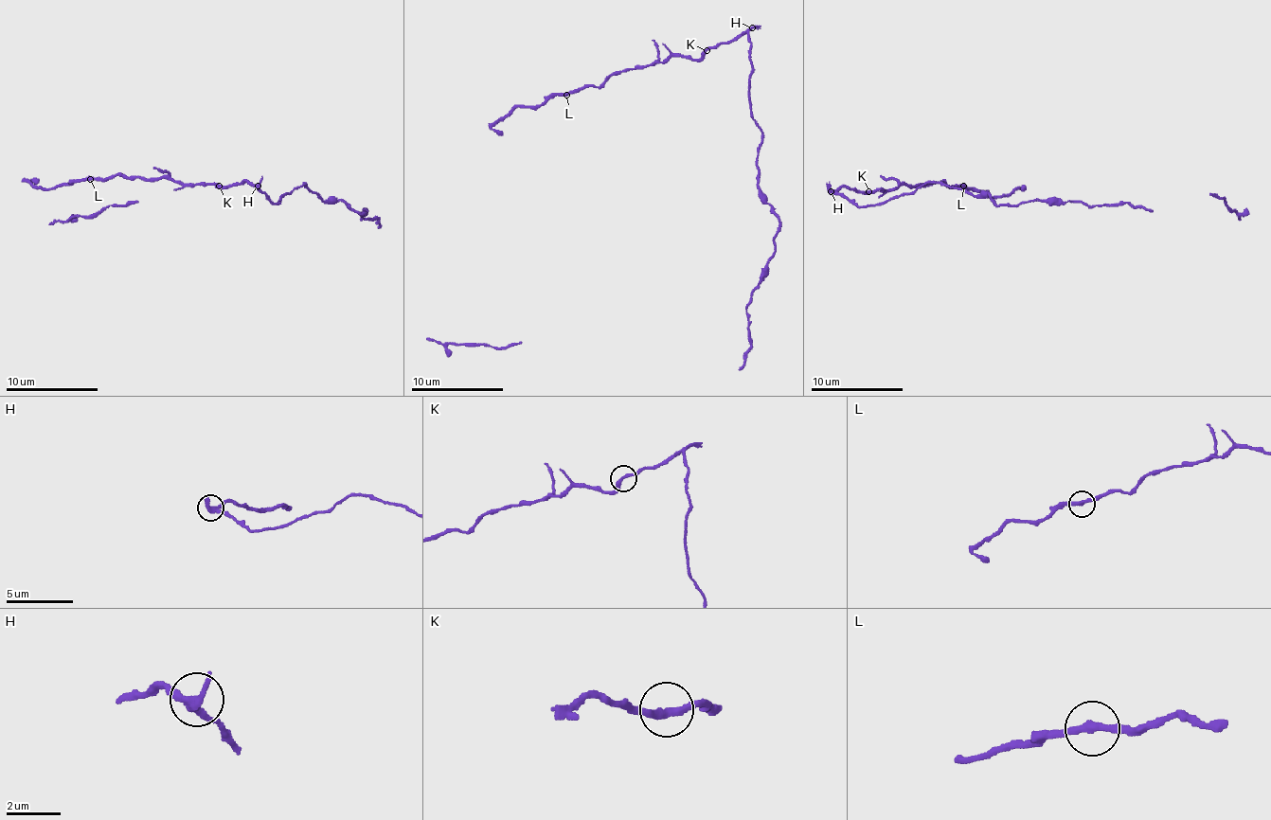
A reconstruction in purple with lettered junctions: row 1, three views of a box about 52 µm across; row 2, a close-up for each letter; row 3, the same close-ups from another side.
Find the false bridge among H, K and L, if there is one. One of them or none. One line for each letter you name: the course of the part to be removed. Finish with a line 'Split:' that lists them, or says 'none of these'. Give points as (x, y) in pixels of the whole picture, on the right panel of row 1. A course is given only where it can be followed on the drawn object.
H: (831, 191), (859, 206), (872, 206), (913, 194), (927, 182), (989, 194), (996, 204), (1130, 202), (1153, 210)
Split: H

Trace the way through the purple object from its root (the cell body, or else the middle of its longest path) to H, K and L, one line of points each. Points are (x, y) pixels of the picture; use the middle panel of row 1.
H: (653, 63), (666, 62), (672, 55), (689, 55), (694, 60), (701, 60), (710, 47), (737, 41), (753, 28)
K: (653, 63), (666, 62), (672, 55), (689, 55), (698, 60), (707, 50)
L: (653, 63), (617, 71), (607, 76), (598, 87), (583, 85), (566, 95)

